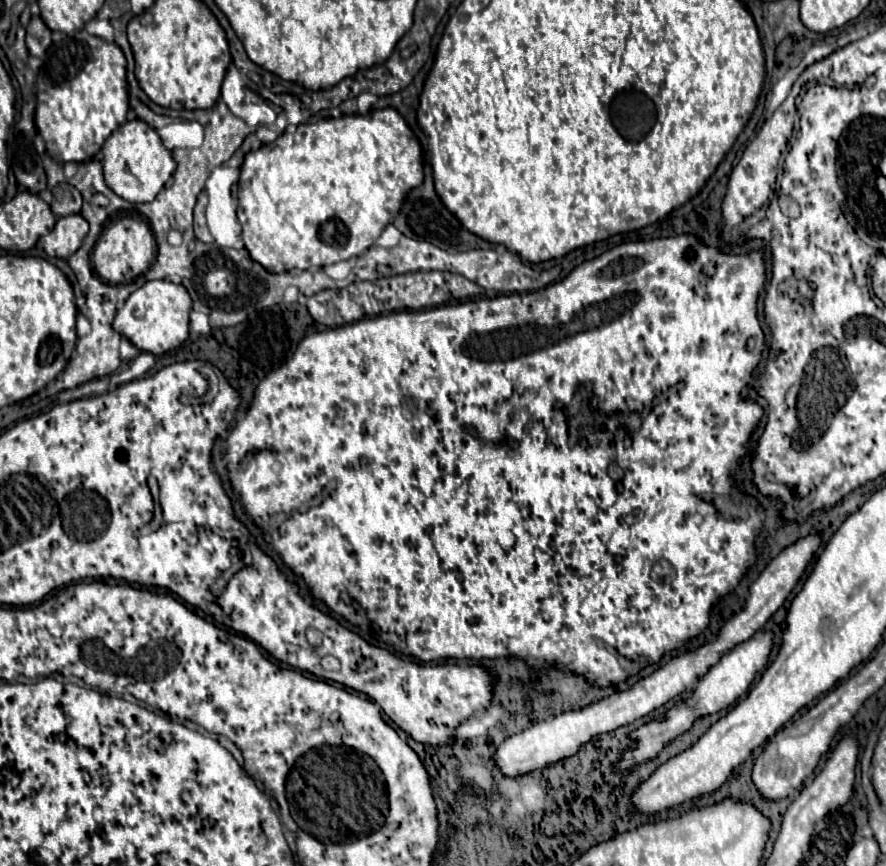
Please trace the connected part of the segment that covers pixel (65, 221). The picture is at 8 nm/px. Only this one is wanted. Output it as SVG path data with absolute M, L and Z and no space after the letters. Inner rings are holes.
M81 214L59 218L55 228L41 238L41 244L49 256L69 258L77 252L83 238L89 232L89 224Z

